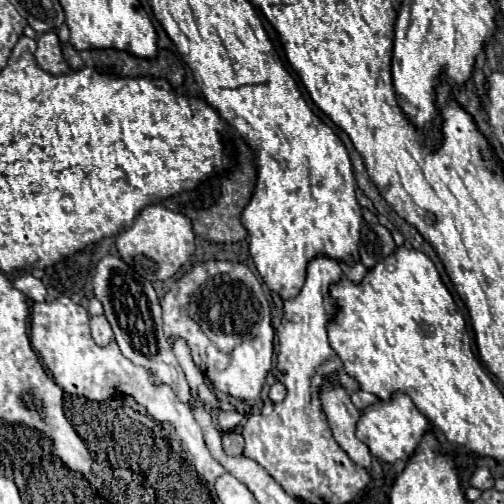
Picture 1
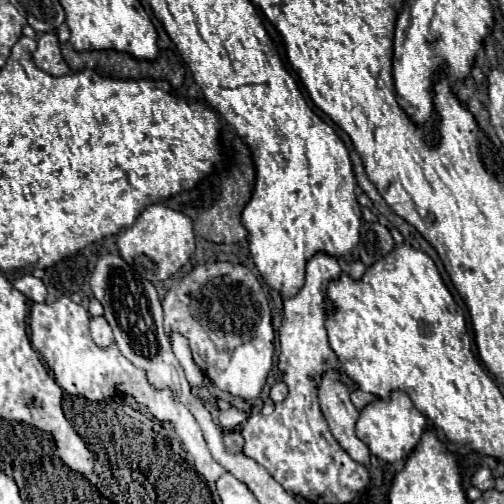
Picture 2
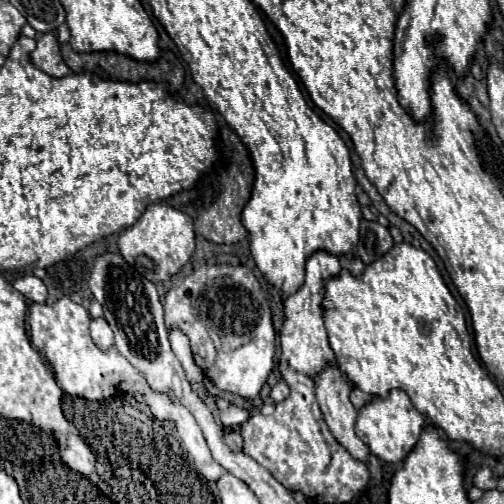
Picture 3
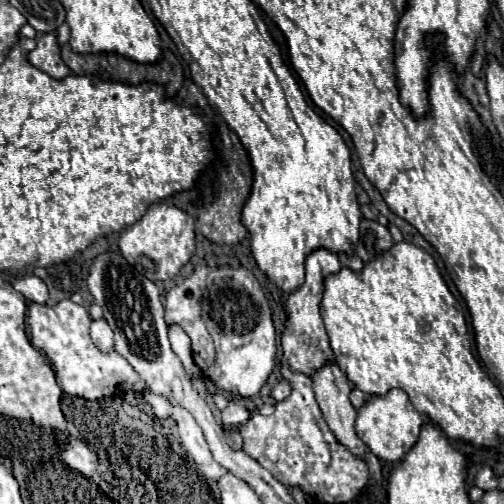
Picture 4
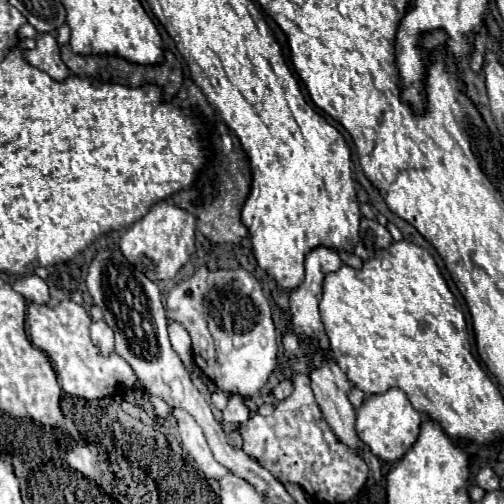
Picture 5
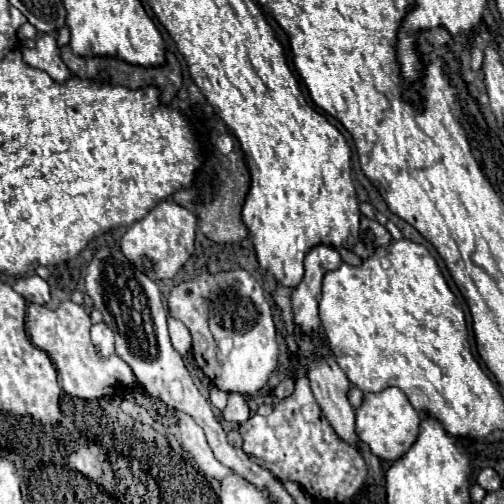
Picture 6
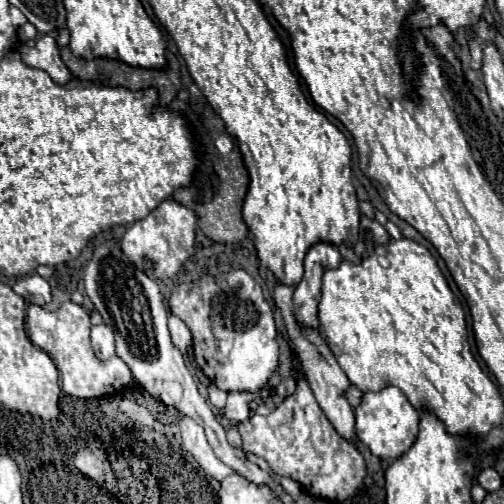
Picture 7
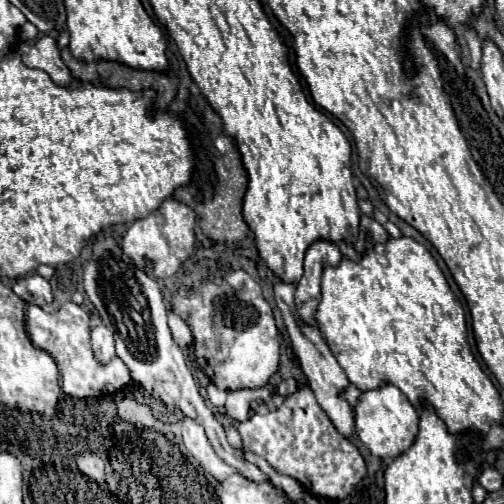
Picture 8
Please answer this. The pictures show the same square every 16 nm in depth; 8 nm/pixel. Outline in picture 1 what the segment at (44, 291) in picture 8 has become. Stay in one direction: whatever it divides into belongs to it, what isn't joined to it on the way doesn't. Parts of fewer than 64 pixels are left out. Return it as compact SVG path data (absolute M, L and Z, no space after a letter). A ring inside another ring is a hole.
M24 274L24 276L16 278L16 280L14 280L14 286L16 286L20 292L24 292L32 302L42 302L42 300L46 298L46 288L44 288L44 284L42 284L38 278L34 278L32 274Z

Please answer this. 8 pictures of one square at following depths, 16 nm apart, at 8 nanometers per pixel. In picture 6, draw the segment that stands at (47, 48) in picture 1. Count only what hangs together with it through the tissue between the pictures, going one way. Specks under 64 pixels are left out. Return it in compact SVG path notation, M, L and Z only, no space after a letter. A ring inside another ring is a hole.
M42 34L36 40L34 48L22 46L20 52L28 66L44 70L58 84L64 84L72 76L70 70L66 68L66 64L60 60L60 48L56 44L56 38L50 34Z

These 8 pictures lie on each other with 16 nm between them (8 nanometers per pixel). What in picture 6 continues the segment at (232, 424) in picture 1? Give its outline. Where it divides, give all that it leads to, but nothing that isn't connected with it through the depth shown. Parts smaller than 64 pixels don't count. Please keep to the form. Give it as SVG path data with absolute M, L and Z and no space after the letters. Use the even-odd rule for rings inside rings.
M230 392L228 394L228 404L222 410L224 420L232 422L232 424L242 424L244 420L248 420L250 408L248 408L248 400L252 400L252 394L240 394L240 392Z

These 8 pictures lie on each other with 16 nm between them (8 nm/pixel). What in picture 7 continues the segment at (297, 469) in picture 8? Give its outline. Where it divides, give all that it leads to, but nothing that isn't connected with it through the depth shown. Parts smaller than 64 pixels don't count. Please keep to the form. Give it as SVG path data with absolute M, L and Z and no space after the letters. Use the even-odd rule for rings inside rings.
M298 380L298 388L292 396L288 396L274 412L270 412L268 416L260 416L260 414L252 414L246 422L236 424L242 442L244 442L244 450L252 452L260 458L264 458L270 468L280 474L280 476L290 476L292 480L300 482L308 494L312 494L318 500L330 500L330 502L342 502L348 496L352 496L356 492L356 488L362 484L364 476L366 476L366 464L362 454L356 450L354 444L350 444L348 440L344 440L328 422L328 418L324 416L322 408L318 406L318 402L312 396L312 390L308 386L308 380Z

